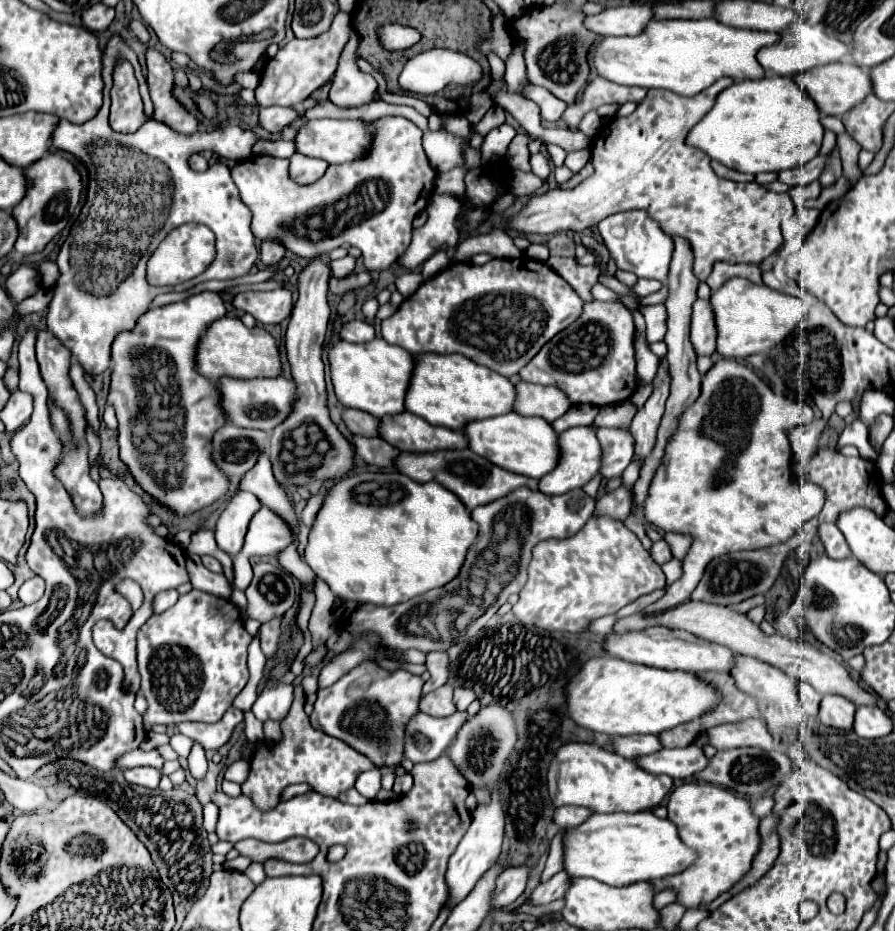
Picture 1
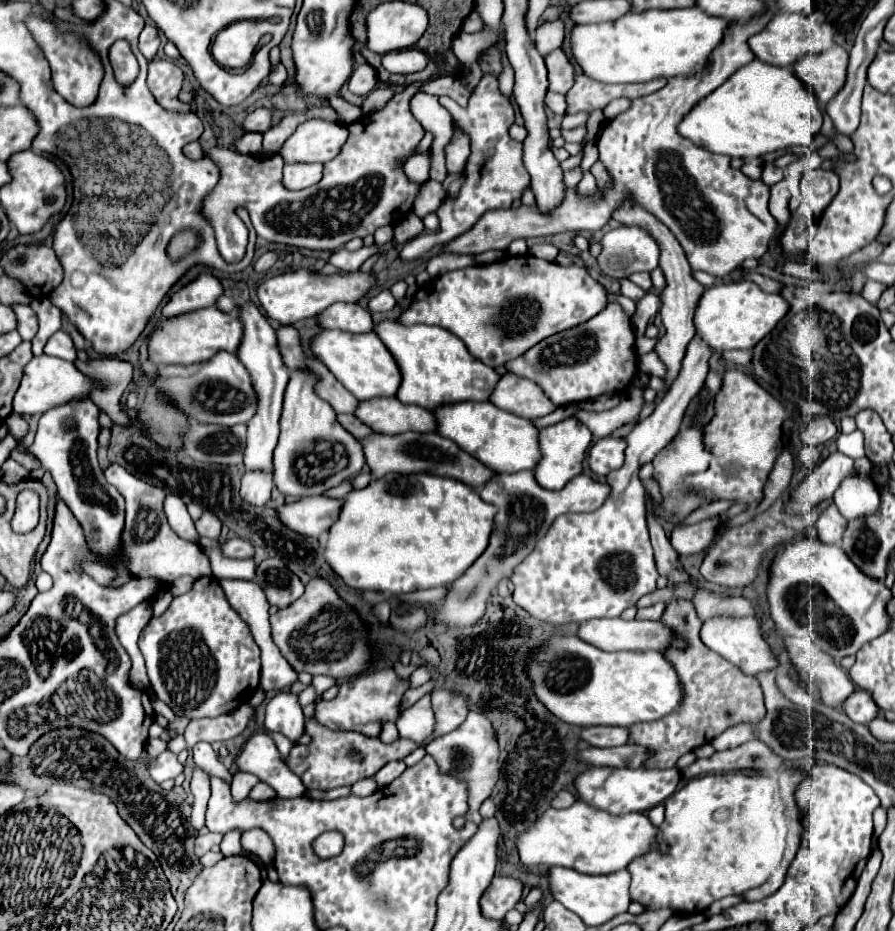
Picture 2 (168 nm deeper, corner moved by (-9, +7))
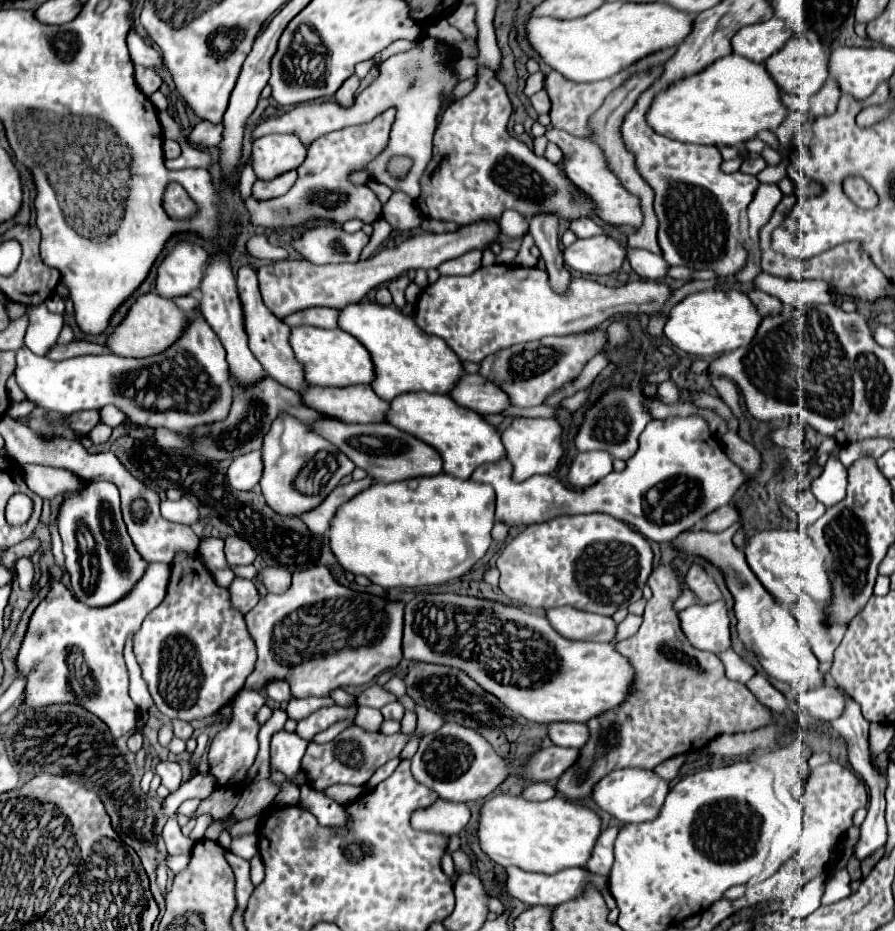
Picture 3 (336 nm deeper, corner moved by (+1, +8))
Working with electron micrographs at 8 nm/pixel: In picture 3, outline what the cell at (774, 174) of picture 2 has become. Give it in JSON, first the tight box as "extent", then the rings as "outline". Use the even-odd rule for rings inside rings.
{"extent":[740,158,766,176],"outline":[[[756,158],[756,160],[746,160],[746,162],[740,166],[740,172],[756,176],[756,174],[760,174],[764,168],[766,168],[766,162],[764,162],[764,158]]]}

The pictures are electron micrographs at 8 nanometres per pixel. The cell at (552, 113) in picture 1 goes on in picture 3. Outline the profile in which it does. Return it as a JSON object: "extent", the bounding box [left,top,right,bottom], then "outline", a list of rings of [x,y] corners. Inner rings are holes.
{"extent":[530,90,550,114],"outline":[[[540,90],[540,92],[534,94],[530,100],[532,100],[532,106],[534,106],[534,110],[536,110],[538,114],[548,114],[548,112],[550,112],[550,100],[548,100],[546,90]]]}

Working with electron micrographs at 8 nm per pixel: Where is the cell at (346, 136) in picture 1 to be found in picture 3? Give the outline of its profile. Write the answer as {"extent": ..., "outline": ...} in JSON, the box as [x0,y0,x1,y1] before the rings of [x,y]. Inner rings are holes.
{"extent":[252,134,308,180],"outline":[[[270,134],[270,136],[262,136],[252,144],[252,166],[258,178],[272,180],[282,172],[298,168],[304,162],[306,154],[308,154],[308,148],[302,144],[302,140],[296,134]]]}

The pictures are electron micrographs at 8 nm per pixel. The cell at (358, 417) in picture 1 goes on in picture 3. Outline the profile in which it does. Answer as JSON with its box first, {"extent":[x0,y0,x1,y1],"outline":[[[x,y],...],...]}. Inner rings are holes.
{"extent":[238,264,310,392],"outline":[[[246,264],[238,270],[238,292],[240,292],[242,306],[244,306],[244,328],[248,334],[250,350],[254,352],[258,362],[264,366],[266,374],[296,392],[306,392],[310,388],[310,384],[304,376],[304,366],[296,360],[296,356],[288,344],[290,326],[284,324],[282,320],[278,320],[276,316],[272,316],[268,312],[268,308],[264,306],[264,302],[260,298],[260,290],[258,290],[258,276],[250,264]]]}

